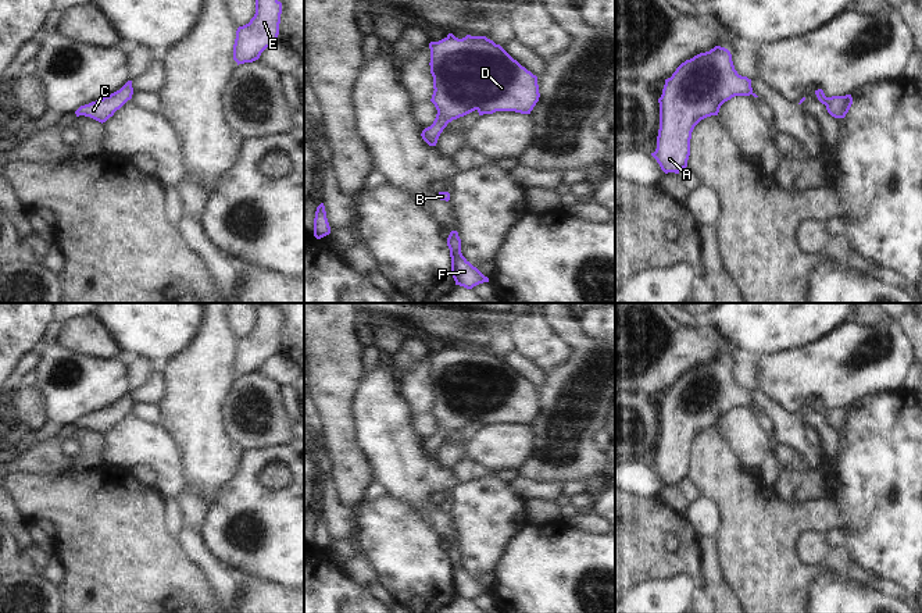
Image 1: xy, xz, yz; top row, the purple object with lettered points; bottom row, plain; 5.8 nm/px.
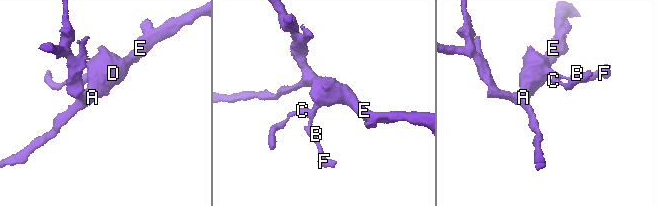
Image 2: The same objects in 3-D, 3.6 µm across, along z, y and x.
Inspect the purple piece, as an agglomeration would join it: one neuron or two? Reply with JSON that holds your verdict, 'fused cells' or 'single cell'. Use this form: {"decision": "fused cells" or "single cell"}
{"decision": "single cell"}

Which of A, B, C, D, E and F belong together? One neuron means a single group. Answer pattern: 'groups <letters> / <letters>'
groups A B C D E F

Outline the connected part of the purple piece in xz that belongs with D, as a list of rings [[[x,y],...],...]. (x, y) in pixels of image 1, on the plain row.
[[[449,345],[439,353],[430,353],[429,360],[429,377],[435,400],[430,413],[437,421],[433,435],[421,445],[429,457],[436,457],[440,445],[449,434],[475,421],[479,427],[496,423],[530,425],[539,413],[537,388],[486,348],[467,346],[458,350]]]

